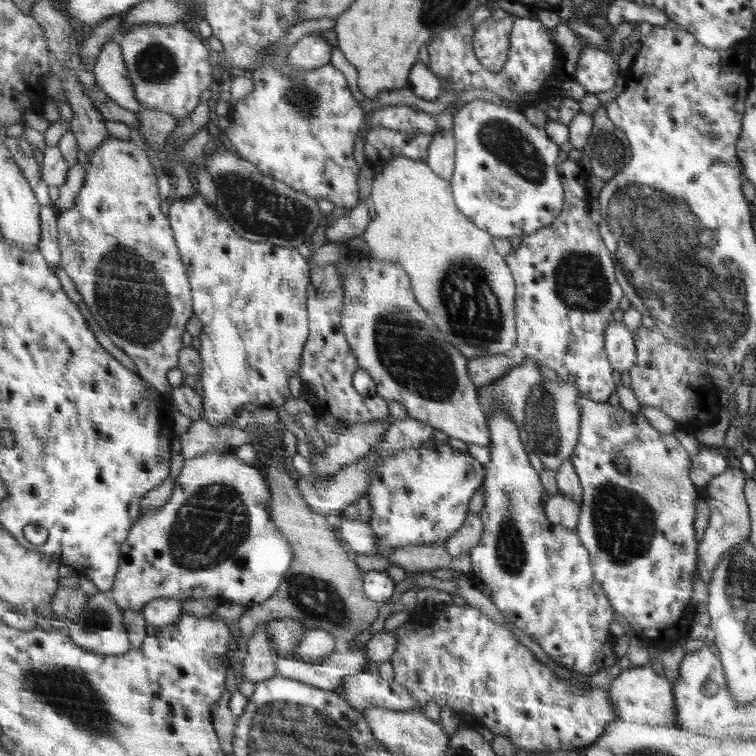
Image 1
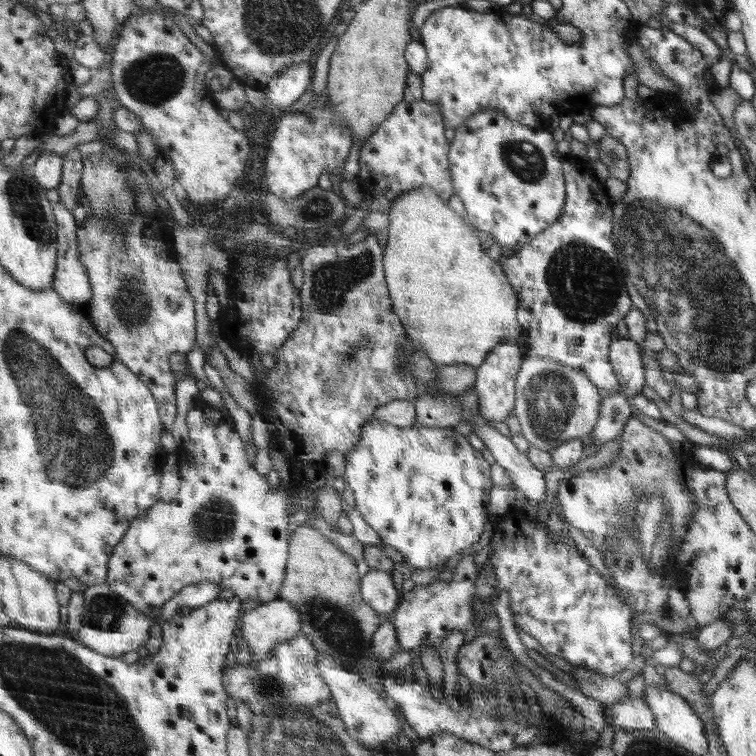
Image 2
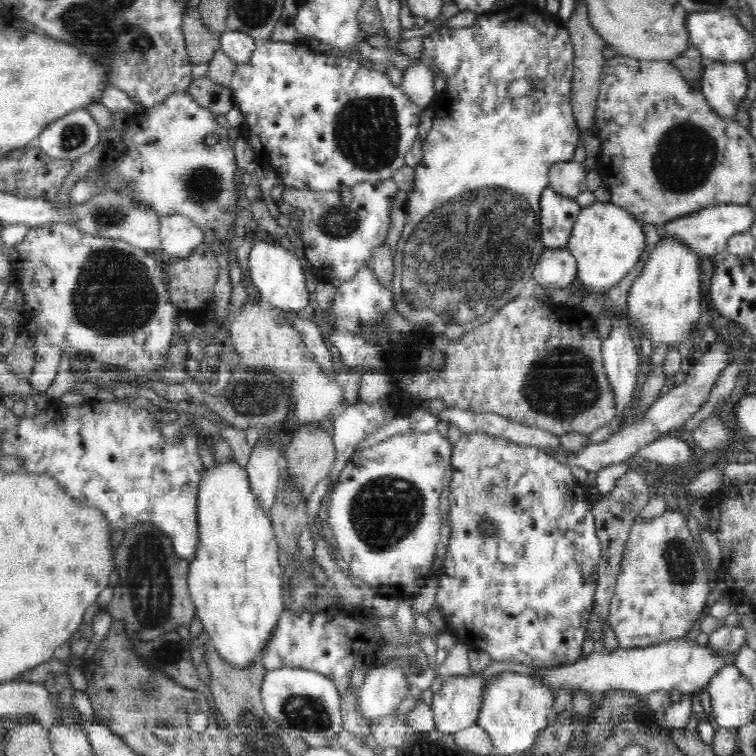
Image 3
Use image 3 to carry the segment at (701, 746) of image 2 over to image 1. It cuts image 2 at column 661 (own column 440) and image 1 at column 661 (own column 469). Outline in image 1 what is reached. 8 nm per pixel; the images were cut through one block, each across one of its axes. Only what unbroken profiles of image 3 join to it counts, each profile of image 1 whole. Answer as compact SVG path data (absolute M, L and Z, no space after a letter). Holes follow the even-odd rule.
M632 666L613 680L609 687L613 698L615 712L619 716L618 721L629 721L650 725L664 726L664 728L675 728L677 724L676 691L673 683L664 676L660 676L652 667Z

